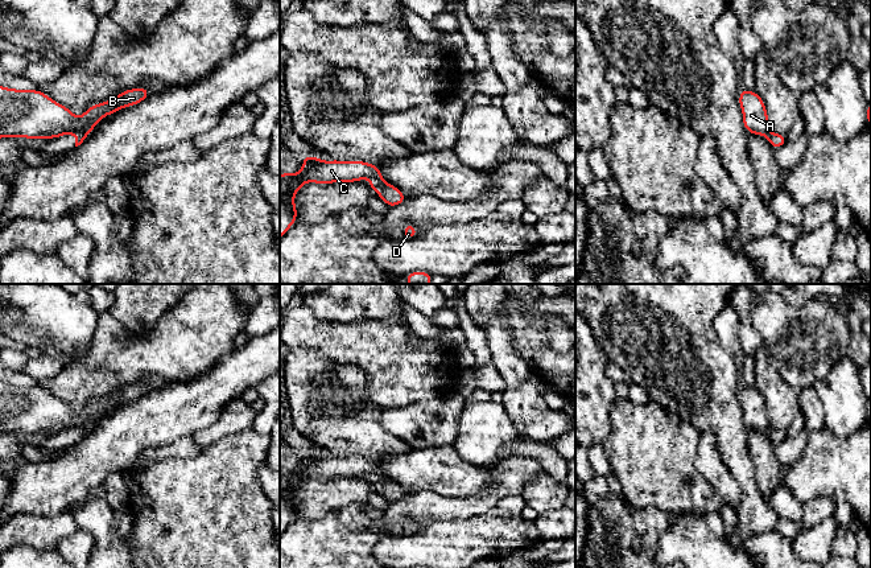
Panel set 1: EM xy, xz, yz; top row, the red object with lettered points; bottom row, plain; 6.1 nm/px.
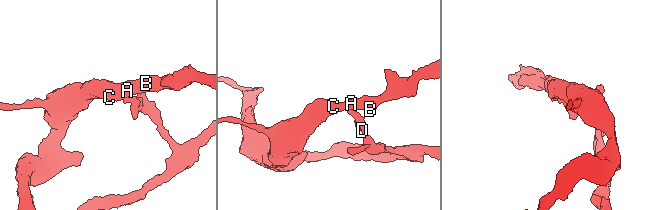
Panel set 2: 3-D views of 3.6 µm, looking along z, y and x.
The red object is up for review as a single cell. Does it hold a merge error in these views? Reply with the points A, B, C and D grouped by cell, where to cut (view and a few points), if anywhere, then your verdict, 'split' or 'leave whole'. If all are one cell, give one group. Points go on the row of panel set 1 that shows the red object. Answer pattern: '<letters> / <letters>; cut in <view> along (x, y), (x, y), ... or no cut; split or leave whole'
A B C / D; cut in xz along (372, 177), (382, 180); split

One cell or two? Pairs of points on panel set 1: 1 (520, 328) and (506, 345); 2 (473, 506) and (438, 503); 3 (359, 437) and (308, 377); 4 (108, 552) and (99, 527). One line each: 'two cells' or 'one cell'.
1: two cells
2: one cell
3: one cell
4: one cell

